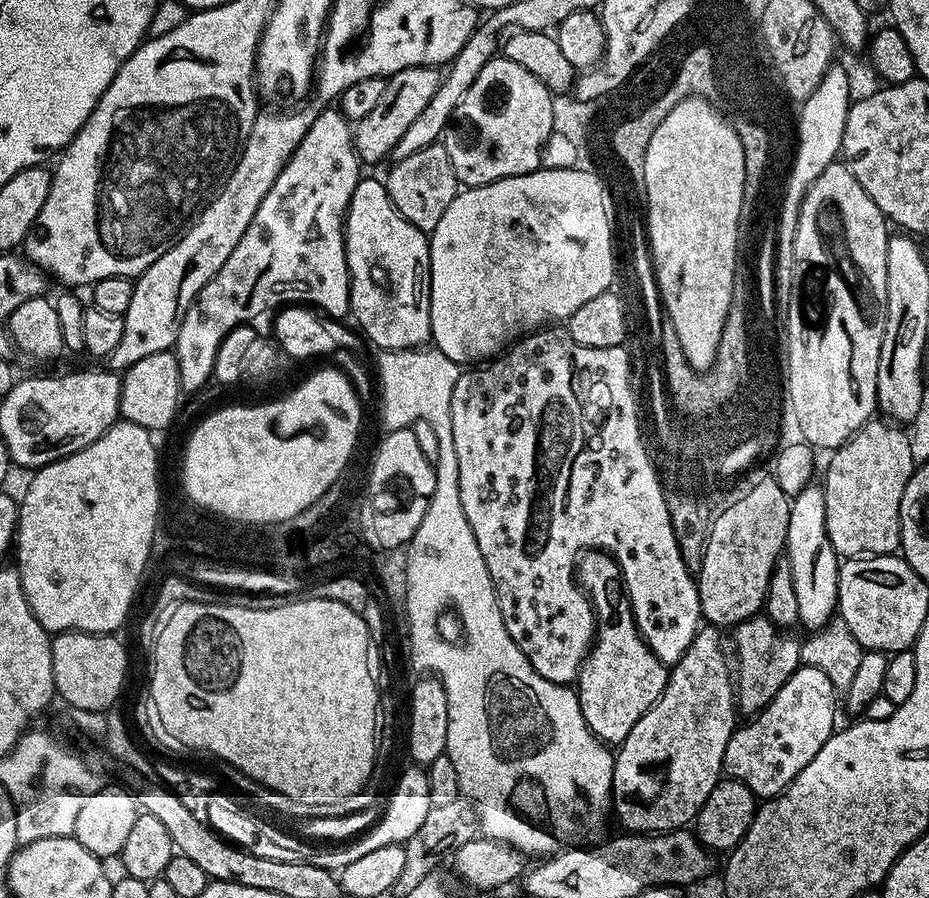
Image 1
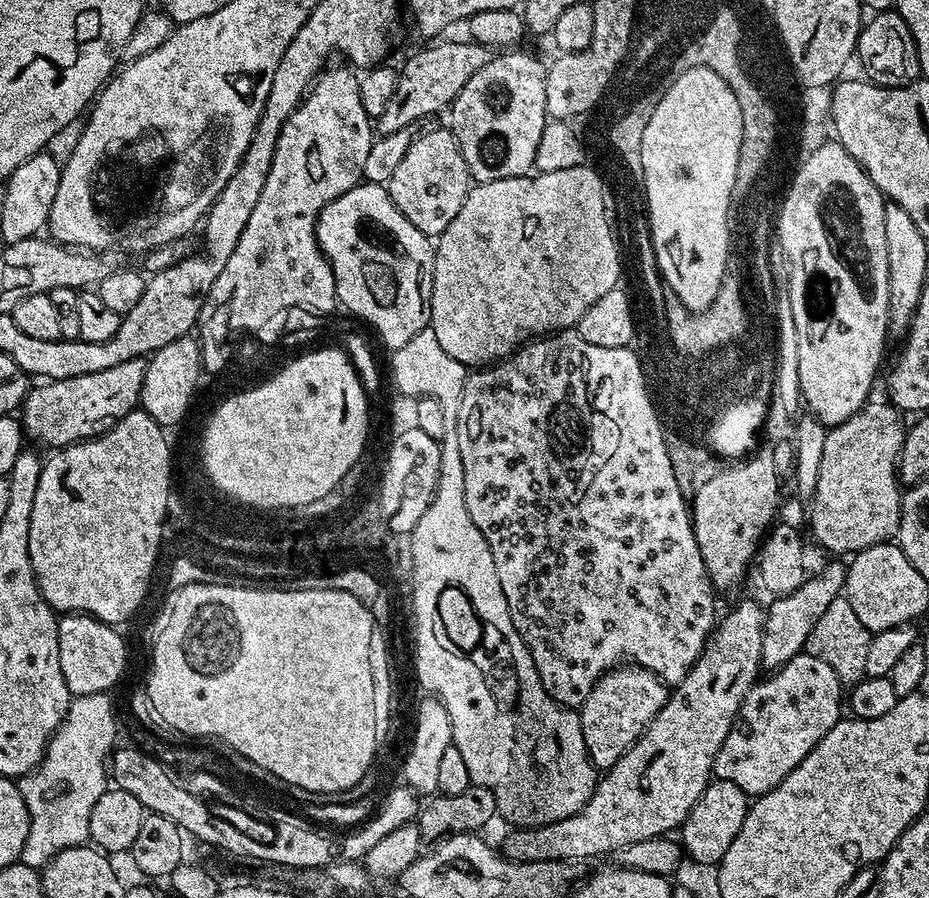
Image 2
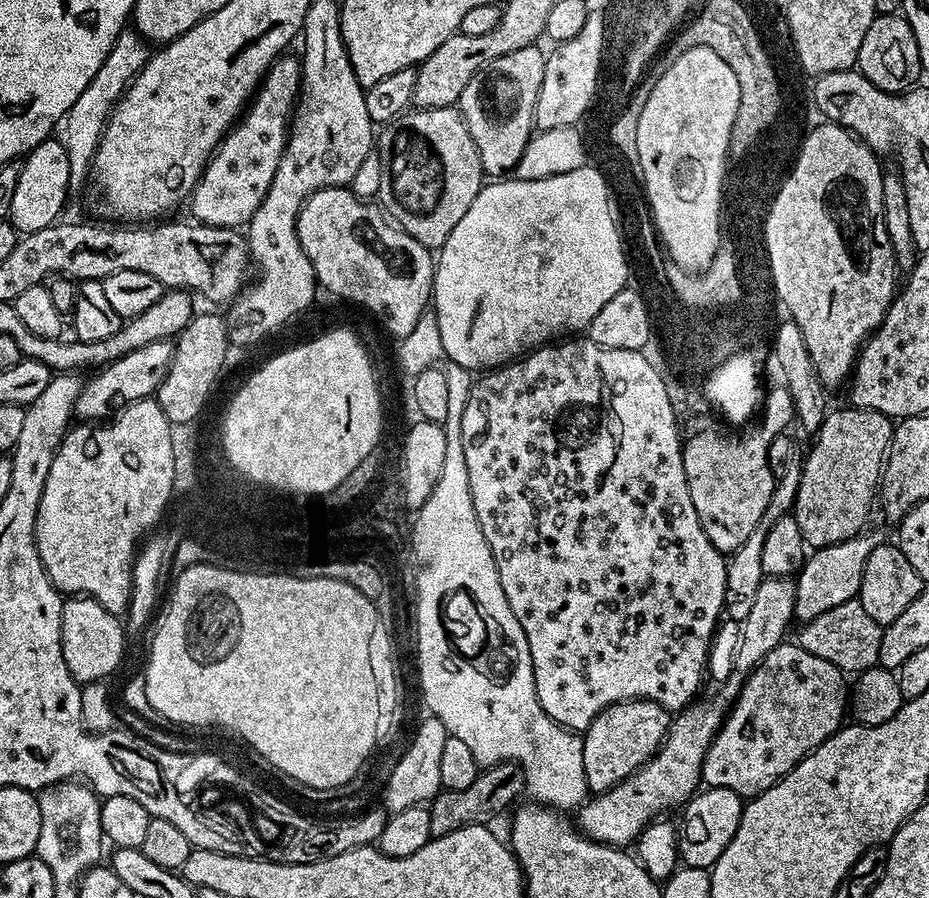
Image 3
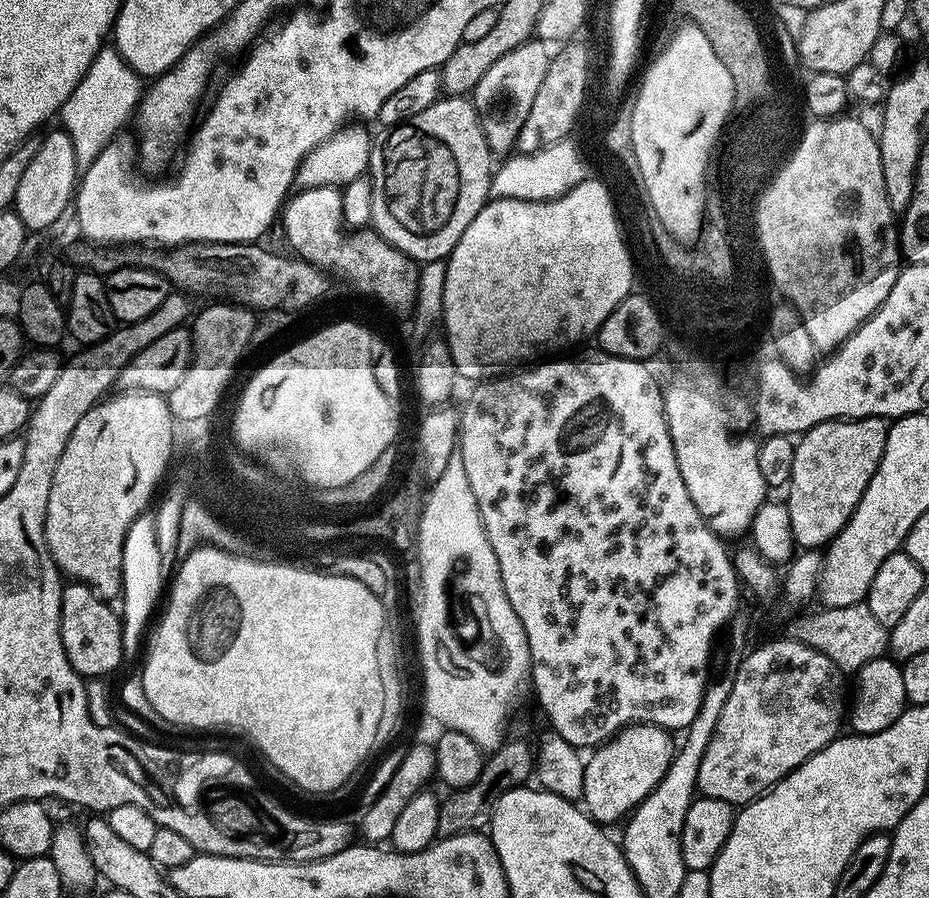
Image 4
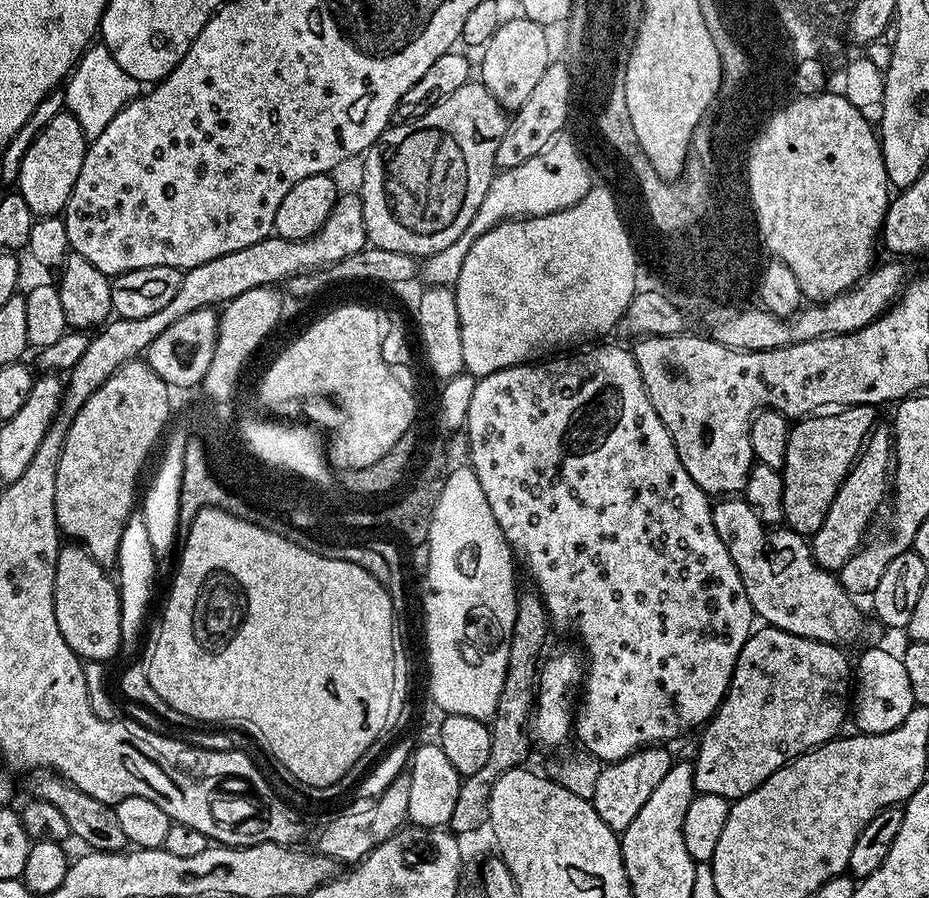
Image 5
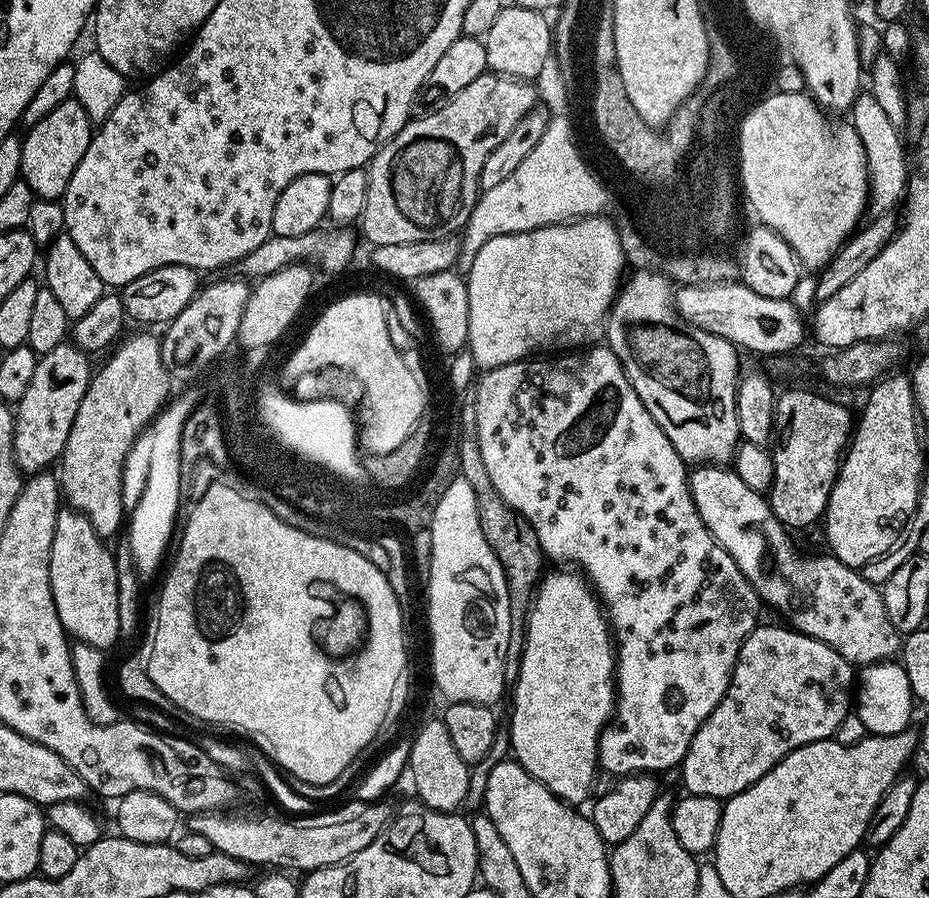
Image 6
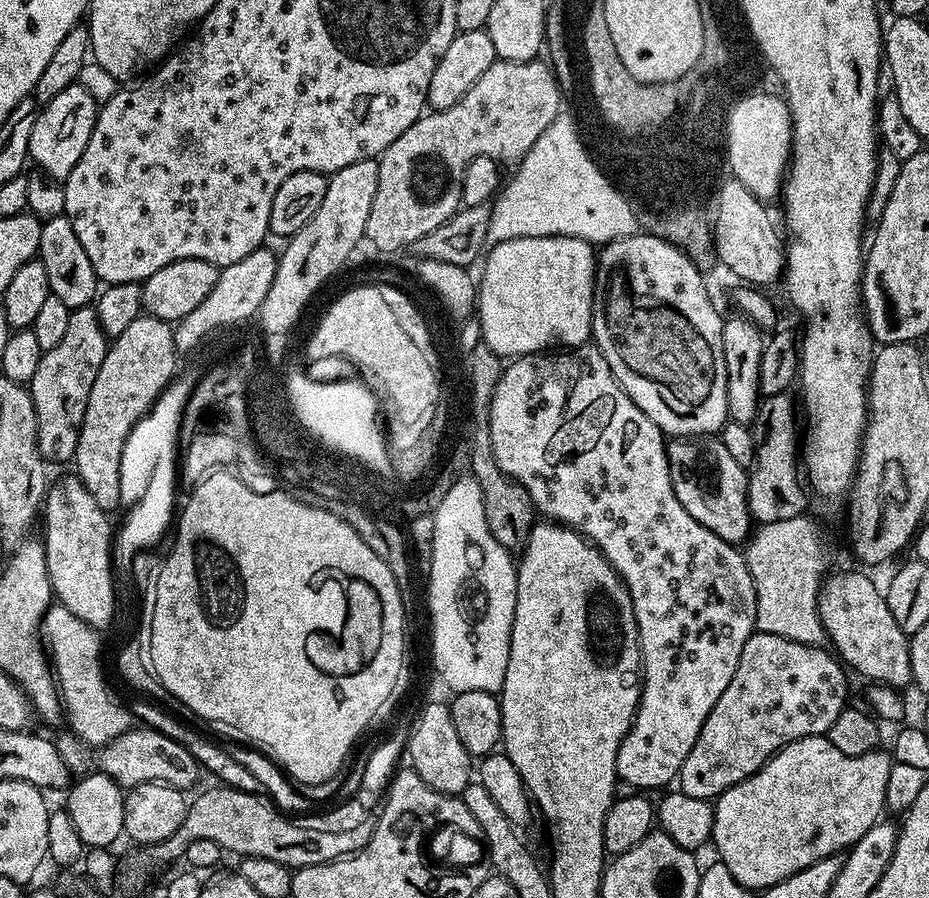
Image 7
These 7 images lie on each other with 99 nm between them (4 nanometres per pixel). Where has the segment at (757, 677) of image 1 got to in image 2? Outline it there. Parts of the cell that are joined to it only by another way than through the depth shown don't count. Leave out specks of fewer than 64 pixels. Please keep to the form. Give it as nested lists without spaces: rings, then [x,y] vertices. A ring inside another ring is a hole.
[[[842,563],[828,564],[824,572],[817,576],[809,575],[802,586],[792,596],[776,598],[767,605],[764,613],[764,637],[762,638],[761,665],[765,669],[775,670],[782,667],[790,658],[799,656],[805,651],[805,644],[810,637],[810,632],[817,625],[826,608],[835,599],[842,596],[846,582],[847,567]]]

